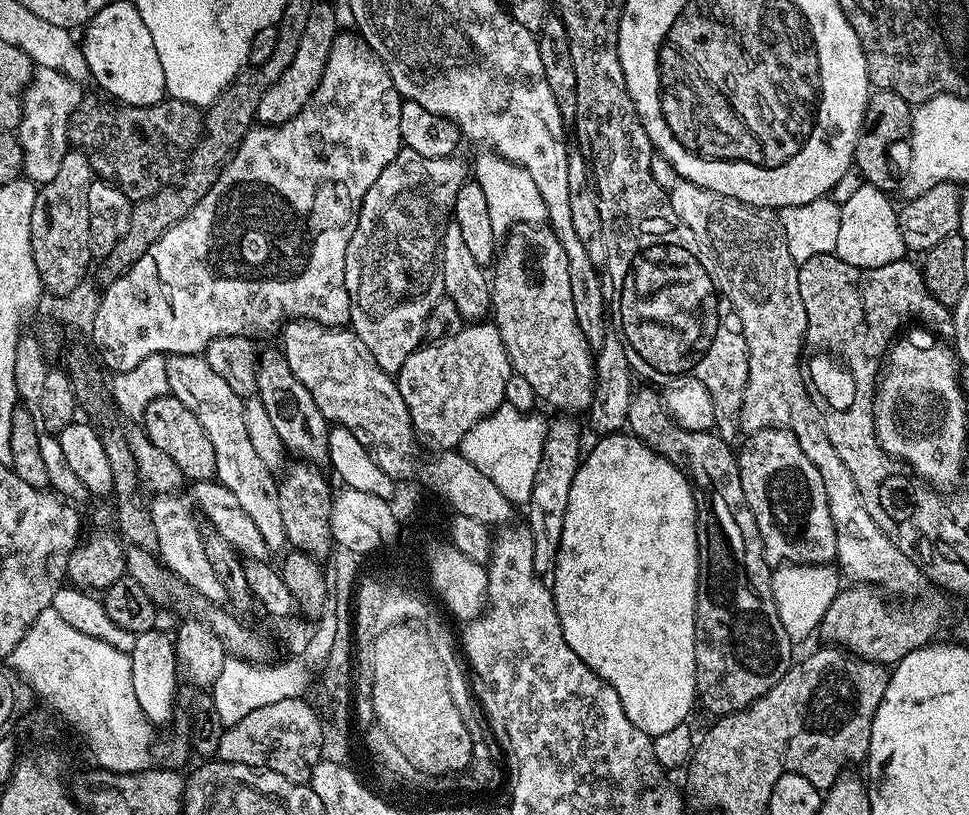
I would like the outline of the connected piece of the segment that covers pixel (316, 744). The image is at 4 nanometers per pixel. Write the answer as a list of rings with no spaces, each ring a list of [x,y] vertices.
[[[287,697],[249,711],[239,721],[242,735],[248,739],[247,763],[263,766],[269,772],[282,774],[288,780],[304,782],[309,779],[312,767],[319,764],[326,728],[320,725],[320,716],[304,701],[304,698]]]

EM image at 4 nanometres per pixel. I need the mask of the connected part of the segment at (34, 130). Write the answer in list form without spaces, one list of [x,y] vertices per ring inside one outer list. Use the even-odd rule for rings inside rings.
[[[40,68],[39,71],[37,71],[37,73],[38,74],[36,76],[36,89],[34,89],[33,92],[29,94],[28,100],[26,96],[26,99],[23,101],[22,104],[22,115],[20,117],[20,123],[18,125],[18,139],[20,142],[20,150],[24,154],[24,167],[22,169],[23,175],[27,177],[27,179],[31,180],[33,184],[39,186],[41,184],[45,184],[46,182],[52,180],[54,178],[54,174],[58,174],[58,170],[60,169],[60,163],[62,162],[62,158],[64,157],[65,150],[67,149],[68,146],[68,136],[66,132],[64,134],[64,128],[63,128],[63,124],[66,123],[68,120],[68,110],[66,107],[72,108],[75,106],[76,103],[79,102],[80,92],[78,89],[76,89],[79,87],[77,86],[77,83],[75,81],[67,79],[66,76],[55,72],[54,70],[50,70],[49,68]],[[62,86],[64,88],[64,104],[66,107],[61,106],[62,104],[61,100],[56,98],[54,94],[55,90],[60,89]]]

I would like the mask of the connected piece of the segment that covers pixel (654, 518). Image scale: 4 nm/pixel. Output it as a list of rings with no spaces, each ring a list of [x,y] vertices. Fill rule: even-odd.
[[[628,444],[624,448],[624,453],[621,456],[608,456],[608,452],[604,448],[596,449],[592,457],[585,459],[579,465],[577,472],[574,474],[573,484],[570,486],[570,496],[566,507],[565,521],[562,522],[562,532],[560,534],[559,547],[555,551],[555,565],[550,572],[550,591],[552,594],[552,601],[556,604],[556,613],[560,619],[562,626],[562,634],[566,638],[566,642],[570,646],[570,650],[574,650],[574,654],[578,654],[578,658],[582,658],[582,662],[586,662],[586,666],[590,666],[593,670],[605,680],[611,688],[616,691],[618,698],[622,702],[622,706],[626,710],[626,718],[630,718],[630,722],[634,722],[634,726],[638,726],[638,730],[642,730],[653,738],[667,737],[668,732],[674,730],[679,724],[685,723],[689,719],[687,717],[692,712],[692,707],[698,704],[698,683],[696,679],[696,641],[698,639],[698,625],[696,623],[696,585],[700,583],[700,547],[696,544],[696,525],[694,523],[694,516],[691,511],[688,512],[684,508],[675,508],[672,505],[672,495],[679,490],[680,487],[685,487],[685,479],[683,473],[679,469],[673,467],[671,463],[664,456],[658,455],[647,446],[640,446],[636,449],[634,445]]]

